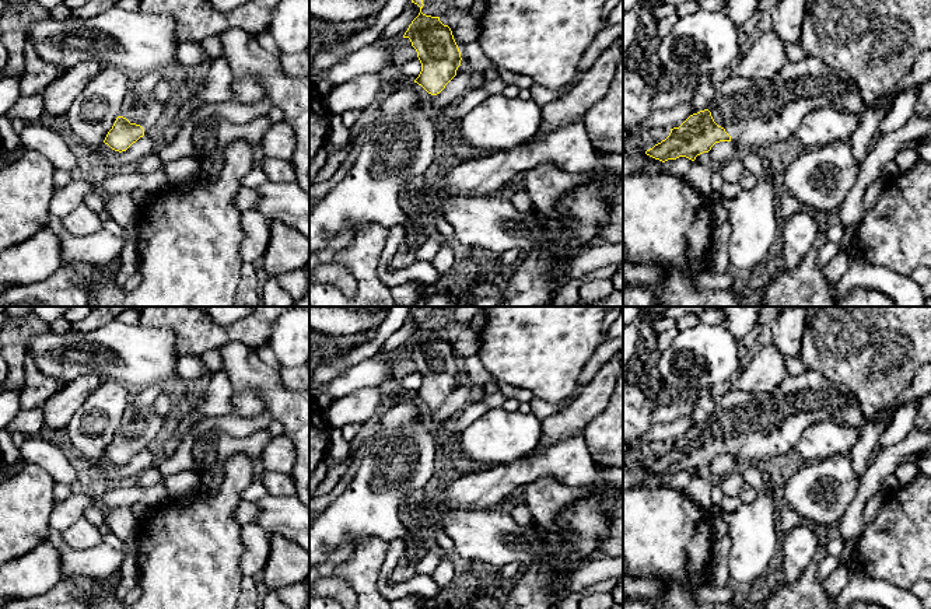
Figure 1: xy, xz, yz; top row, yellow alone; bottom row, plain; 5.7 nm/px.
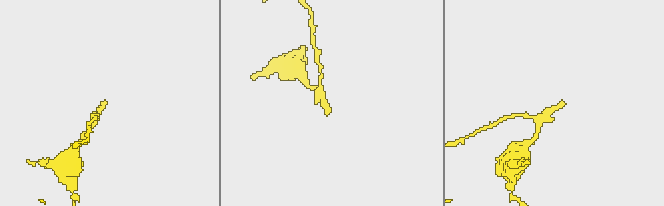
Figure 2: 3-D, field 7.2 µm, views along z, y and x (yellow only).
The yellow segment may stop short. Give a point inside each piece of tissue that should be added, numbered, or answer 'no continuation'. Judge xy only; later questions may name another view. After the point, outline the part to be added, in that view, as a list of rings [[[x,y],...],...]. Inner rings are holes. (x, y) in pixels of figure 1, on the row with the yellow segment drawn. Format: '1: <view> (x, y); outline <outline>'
1: xy (142, 108); outline [[[130,84],[119,116],[126,118],[130,123],[140,125],[144,129],[144,134],[147,134],[160,120],[164,105],[153,92],[134,92]]]

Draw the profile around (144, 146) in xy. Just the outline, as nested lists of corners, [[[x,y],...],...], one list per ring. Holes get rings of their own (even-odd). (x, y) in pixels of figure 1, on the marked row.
[[[144,134],[136,143],[133,143],[126,151],[115,151],[108,144],[102,143],[95,148],[106,165],[118,168],[119,171],[125,169],[127,164],[137,164],[144,157],[154,153],[154,141],[151,137]]]

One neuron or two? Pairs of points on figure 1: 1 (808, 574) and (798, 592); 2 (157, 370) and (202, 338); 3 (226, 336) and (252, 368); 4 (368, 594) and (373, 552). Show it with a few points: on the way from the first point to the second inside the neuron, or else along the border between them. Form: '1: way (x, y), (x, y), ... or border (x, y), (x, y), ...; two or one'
1: way (808, 578), (802, 588); one
2: border (161, 326), (172, 333), (179, 354); two
3: border (220, 347), (231, 342), (241, 342), (255, 350); two
4: way (368, 584), (368, 562); one

